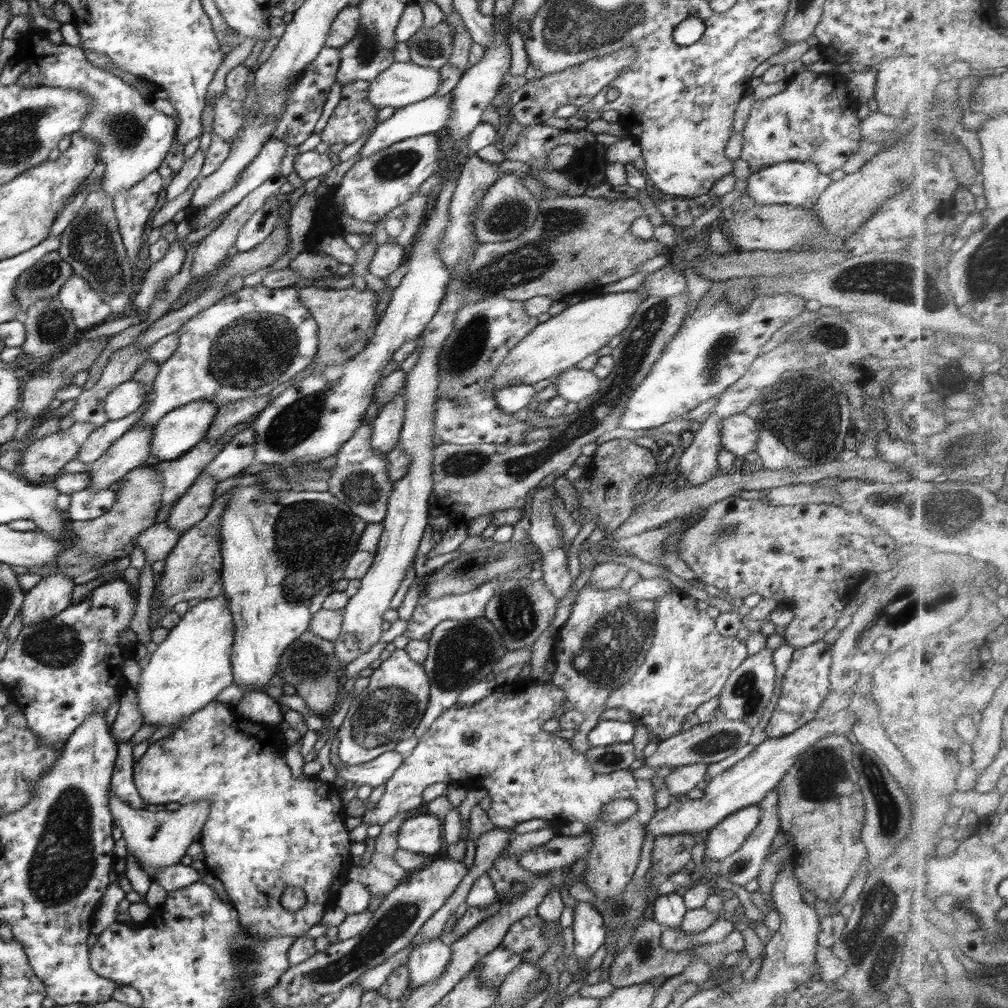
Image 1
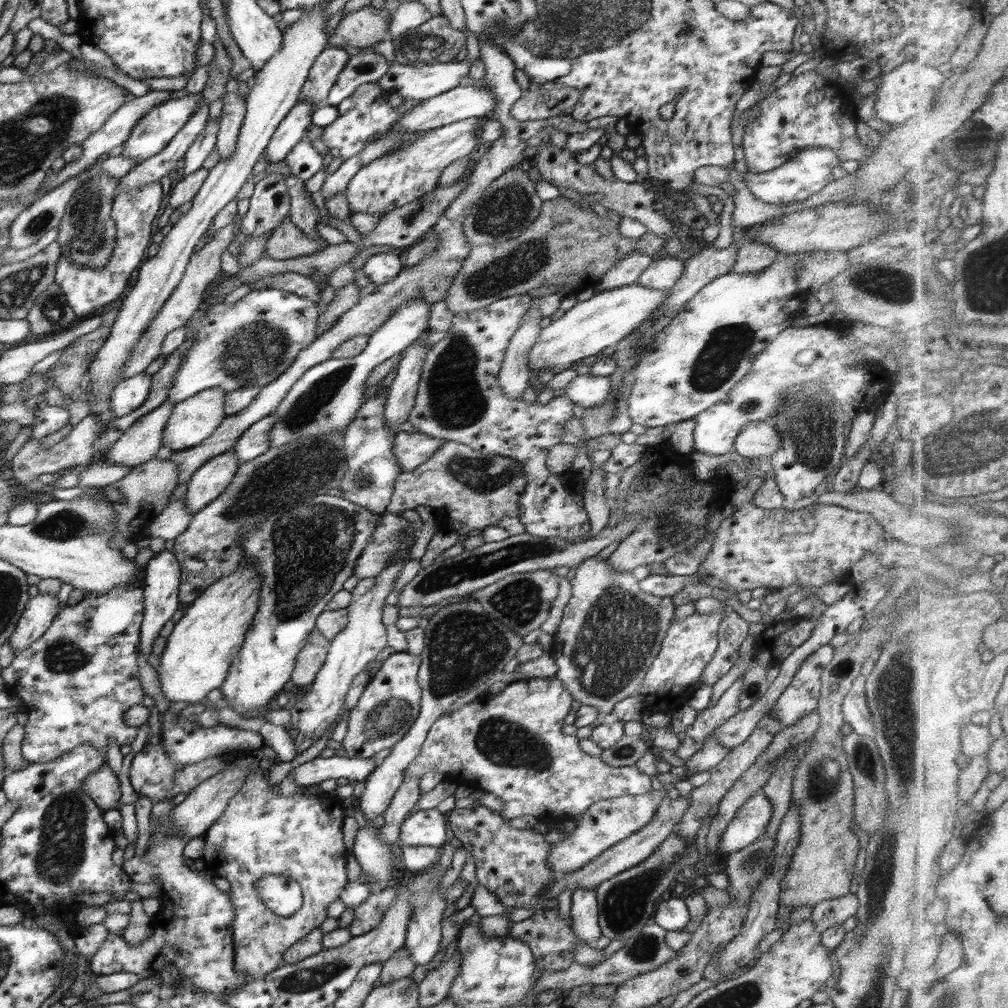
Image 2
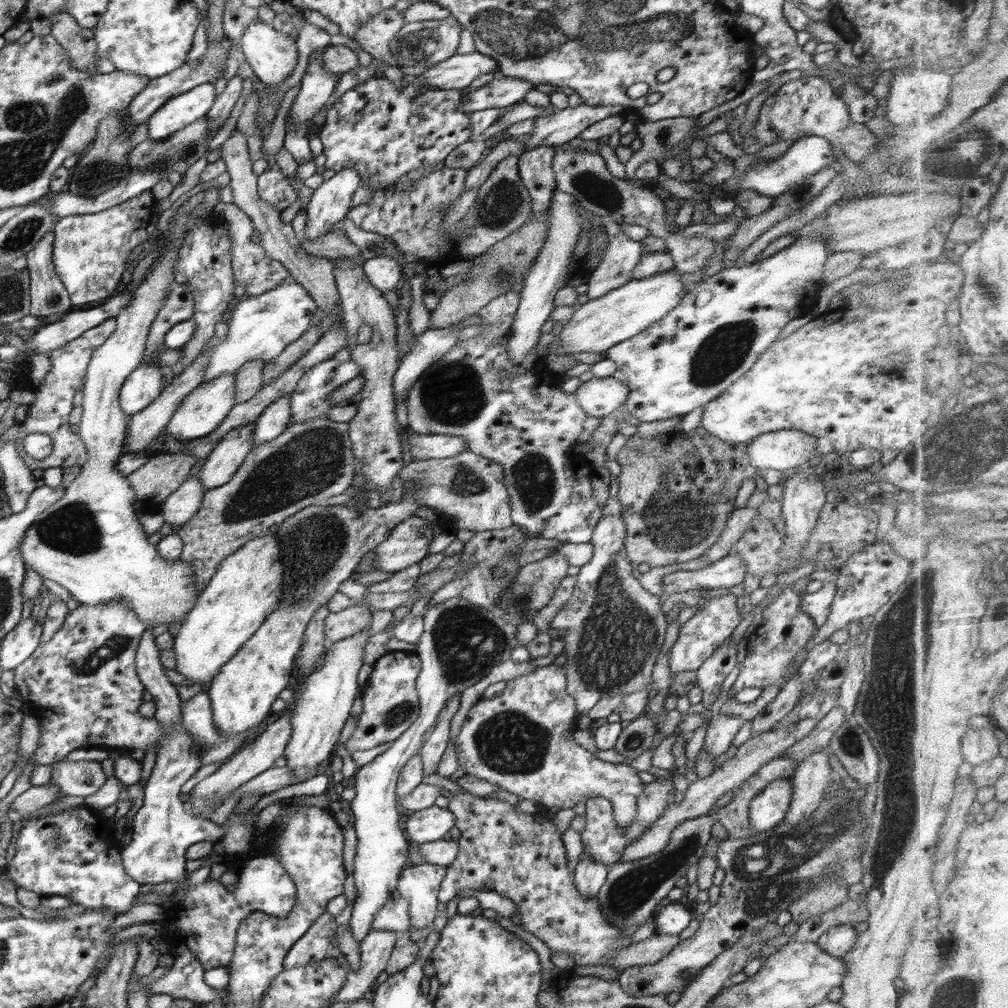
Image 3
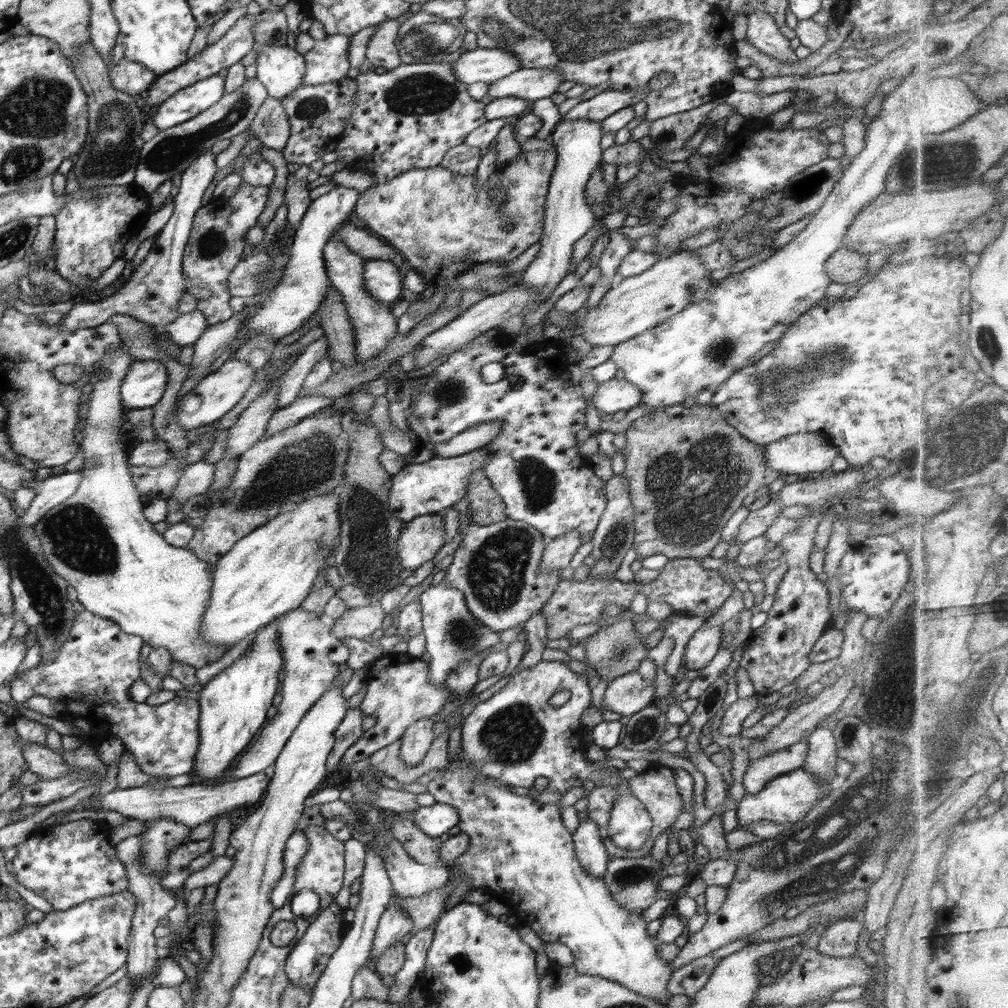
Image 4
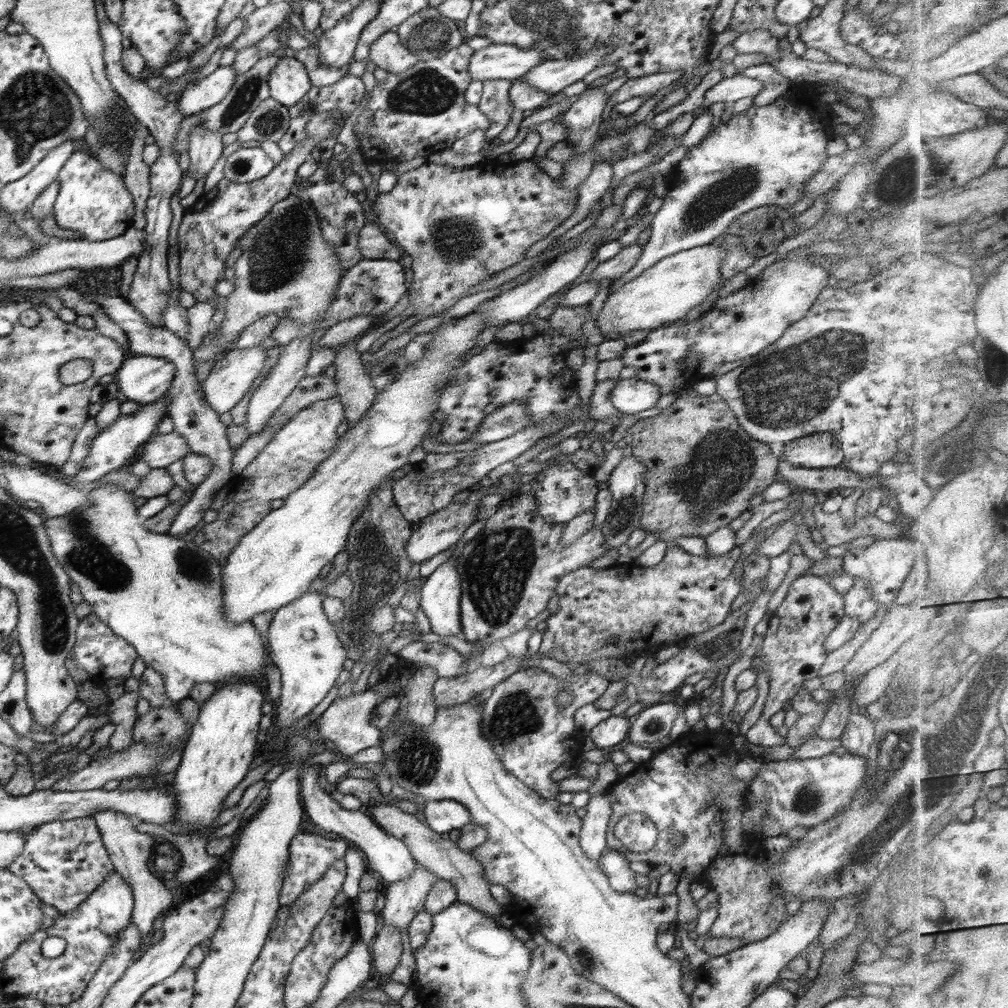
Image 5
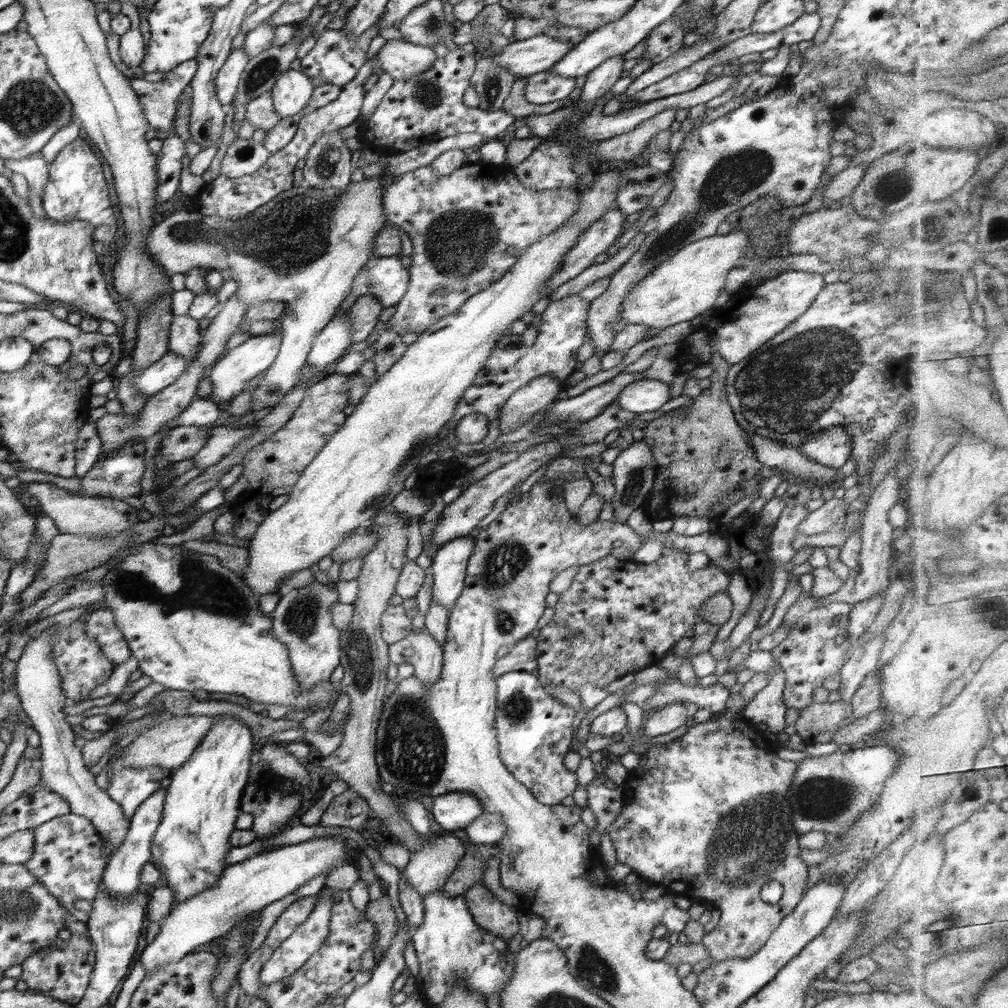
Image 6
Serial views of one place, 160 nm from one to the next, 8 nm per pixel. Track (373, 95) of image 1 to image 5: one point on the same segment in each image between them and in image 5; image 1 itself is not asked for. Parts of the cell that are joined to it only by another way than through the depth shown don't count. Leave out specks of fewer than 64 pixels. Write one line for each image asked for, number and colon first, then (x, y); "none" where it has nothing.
2: (419, 83)
3: (457, 72)
4: (486, 65)
5: (496, 61)

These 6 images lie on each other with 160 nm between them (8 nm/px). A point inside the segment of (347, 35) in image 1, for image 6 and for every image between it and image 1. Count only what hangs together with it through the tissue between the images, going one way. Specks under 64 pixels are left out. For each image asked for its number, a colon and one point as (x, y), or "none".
2: (363, 28)
3: (375, 36)
4: (383, 49)
5: (387, 52)
6: (401, 59)

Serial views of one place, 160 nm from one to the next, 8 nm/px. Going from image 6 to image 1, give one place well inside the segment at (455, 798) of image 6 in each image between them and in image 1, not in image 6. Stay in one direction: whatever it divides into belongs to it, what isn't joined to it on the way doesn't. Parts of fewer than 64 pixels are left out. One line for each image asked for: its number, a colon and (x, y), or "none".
1: (422, 834)
2: (424, 827)
3: (432, 824)
4: (434, 820)
5: (442, 816)

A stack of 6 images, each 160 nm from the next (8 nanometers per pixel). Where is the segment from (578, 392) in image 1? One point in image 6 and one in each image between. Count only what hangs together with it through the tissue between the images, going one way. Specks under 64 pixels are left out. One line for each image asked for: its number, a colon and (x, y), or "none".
2: (588, 391)
3: (599, 397)
4: (616, 395)
5: (629, 396)
6: (643, 395)

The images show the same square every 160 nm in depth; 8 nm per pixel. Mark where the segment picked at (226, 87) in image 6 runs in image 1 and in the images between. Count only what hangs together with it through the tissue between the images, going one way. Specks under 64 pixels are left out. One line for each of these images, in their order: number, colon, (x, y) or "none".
1: (134, 137)
2: (154, 130)
3: (180, 111)
4: (187, 103)
5: (209, 91)

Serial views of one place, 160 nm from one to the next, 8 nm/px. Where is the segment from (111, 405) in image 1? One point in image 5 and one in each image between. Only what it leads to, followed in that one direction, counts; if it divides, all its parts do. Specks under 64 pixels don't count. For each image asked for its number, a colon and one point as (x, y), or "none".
2: (128, 394)
3: (143, 385)
4: (144, 384)
5: (143, 379)

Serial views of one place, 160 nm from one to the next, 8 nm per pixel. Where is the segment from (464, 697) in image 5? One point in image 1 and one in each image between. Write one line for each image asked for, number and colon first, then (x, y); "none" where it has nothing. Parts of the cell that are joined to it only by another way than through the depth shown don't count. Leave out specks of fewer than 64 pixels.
1: (387, 712)
2: (390, 704)
3: (391, 704)
4: (398, 693)

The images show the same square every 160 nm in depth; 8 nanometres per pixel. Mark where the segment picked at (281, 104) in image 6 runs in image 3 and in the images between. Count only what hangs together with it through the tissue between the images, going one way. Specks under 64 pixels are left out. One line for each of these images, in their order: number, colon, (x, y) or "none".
3: (273, 55)
4: (281, 69)
5: (289, 81)

